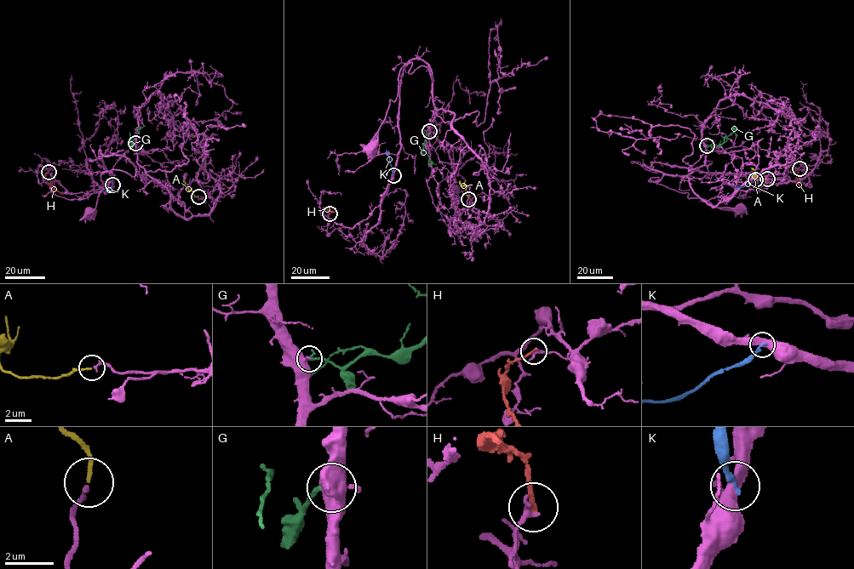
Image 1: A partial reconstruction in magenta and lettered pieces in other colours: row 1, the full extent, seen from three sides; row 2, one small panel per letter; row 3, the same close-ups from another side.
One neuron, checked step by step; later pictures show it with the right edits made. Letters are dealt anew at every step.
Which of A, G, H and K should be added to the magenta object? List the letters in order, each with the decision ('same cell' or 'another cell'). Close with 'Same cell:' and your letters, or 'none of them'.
A: same cell
G: same cell
H: another cell
K: another cell
Same cell: A, G

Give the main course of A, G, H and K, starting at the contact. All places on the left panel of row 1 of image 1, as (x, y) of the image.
A: (198, 196), (194, 196), (183, 179)
G: (135, 143), (131, 143), (139, 129), (145, 126)
H: (48, 171), (46, 180), (63, 195)
K: (113, 184), (107, 190), (102, 190)

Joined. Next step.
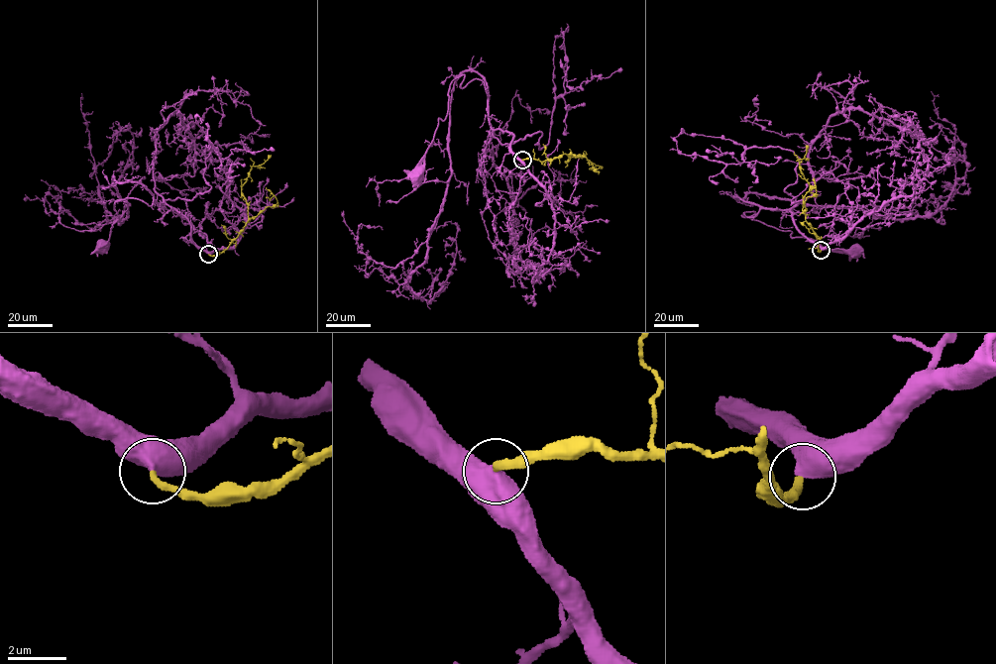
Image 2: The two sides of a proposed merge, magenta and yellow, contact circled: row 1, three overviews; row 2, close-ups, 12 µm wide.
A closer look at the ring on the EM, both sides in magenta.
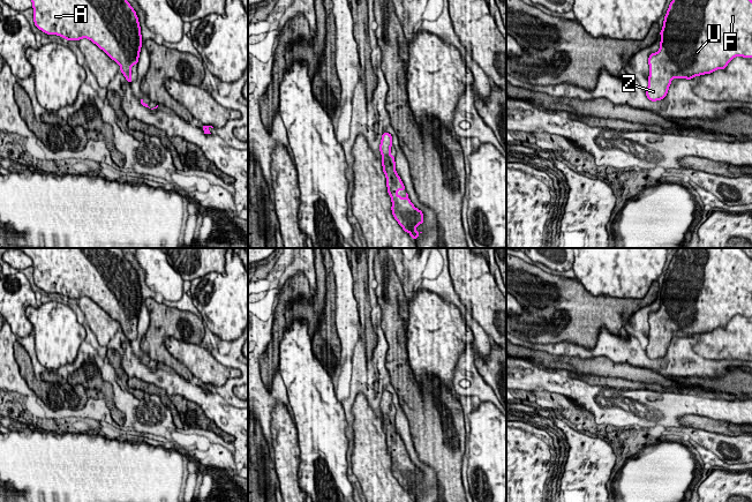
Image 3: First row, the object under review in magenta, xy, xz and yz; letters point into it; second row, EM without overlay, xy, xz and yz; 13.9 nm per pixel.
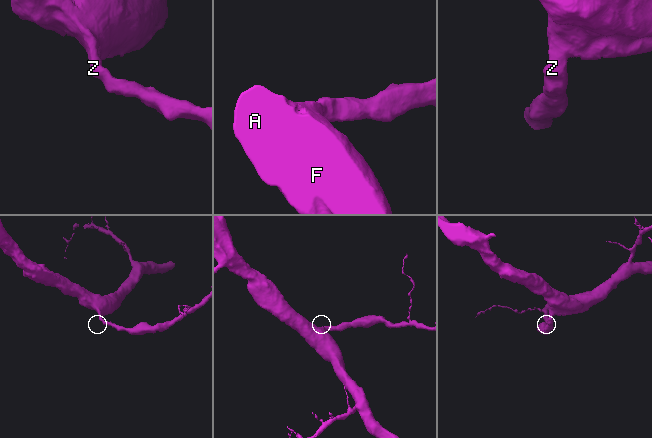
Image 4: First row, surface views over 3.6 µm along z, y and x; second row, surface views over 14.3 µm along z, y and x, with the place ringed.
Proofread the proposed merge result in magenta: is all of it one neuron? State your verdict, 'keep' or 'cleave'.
keep

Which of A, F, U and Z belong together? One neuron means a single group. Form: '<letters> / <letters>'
A F U Z

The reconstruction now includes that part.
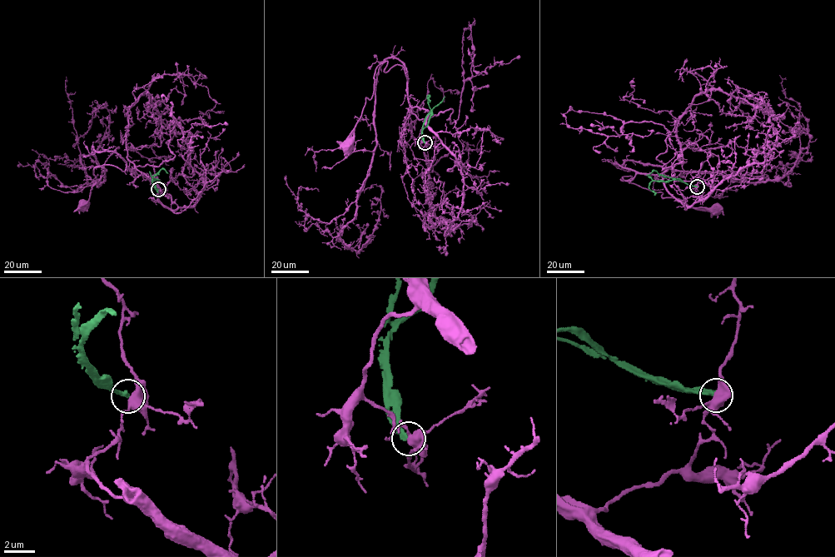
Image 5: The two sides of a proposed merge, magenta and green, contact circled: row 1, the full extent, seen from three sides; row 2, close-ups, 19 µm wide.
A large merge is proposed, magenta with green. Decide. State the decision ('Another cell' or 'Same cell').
Another cell

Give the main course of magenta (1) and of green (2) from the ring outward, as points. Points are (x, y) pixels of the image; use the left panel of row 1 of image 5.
1: (158, 189), (153, 197), (159, 201), (156, 182), (141, 173), (126, 166), (123, 171), (99, 166), (85, 207)
2: (158, 189), (152, 183), (155, 179), (158, 181), (152, 177), (158, 193)

